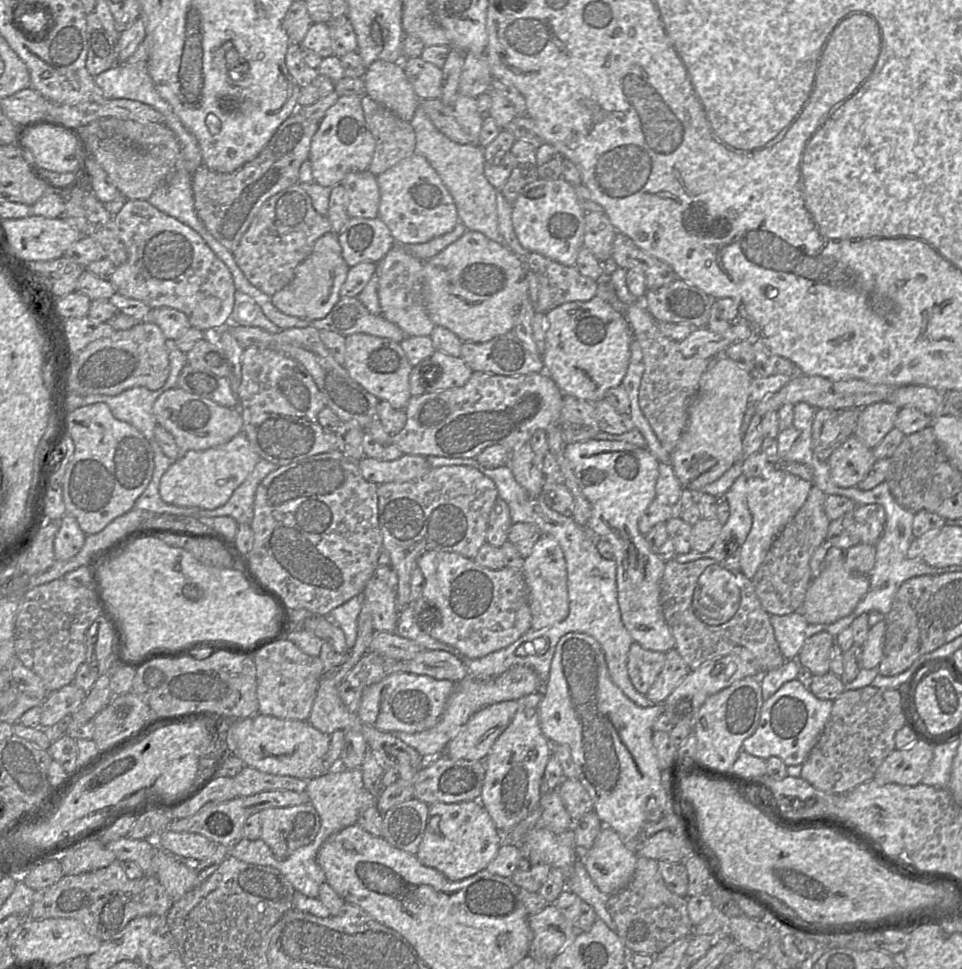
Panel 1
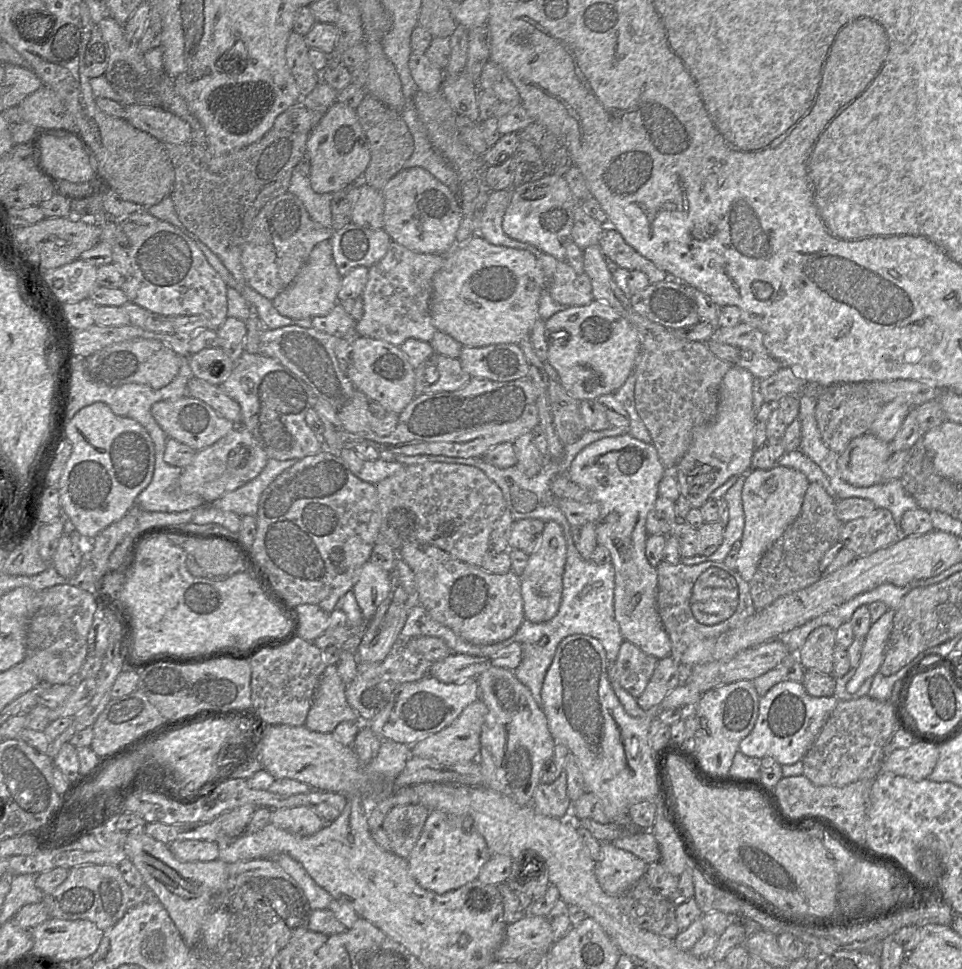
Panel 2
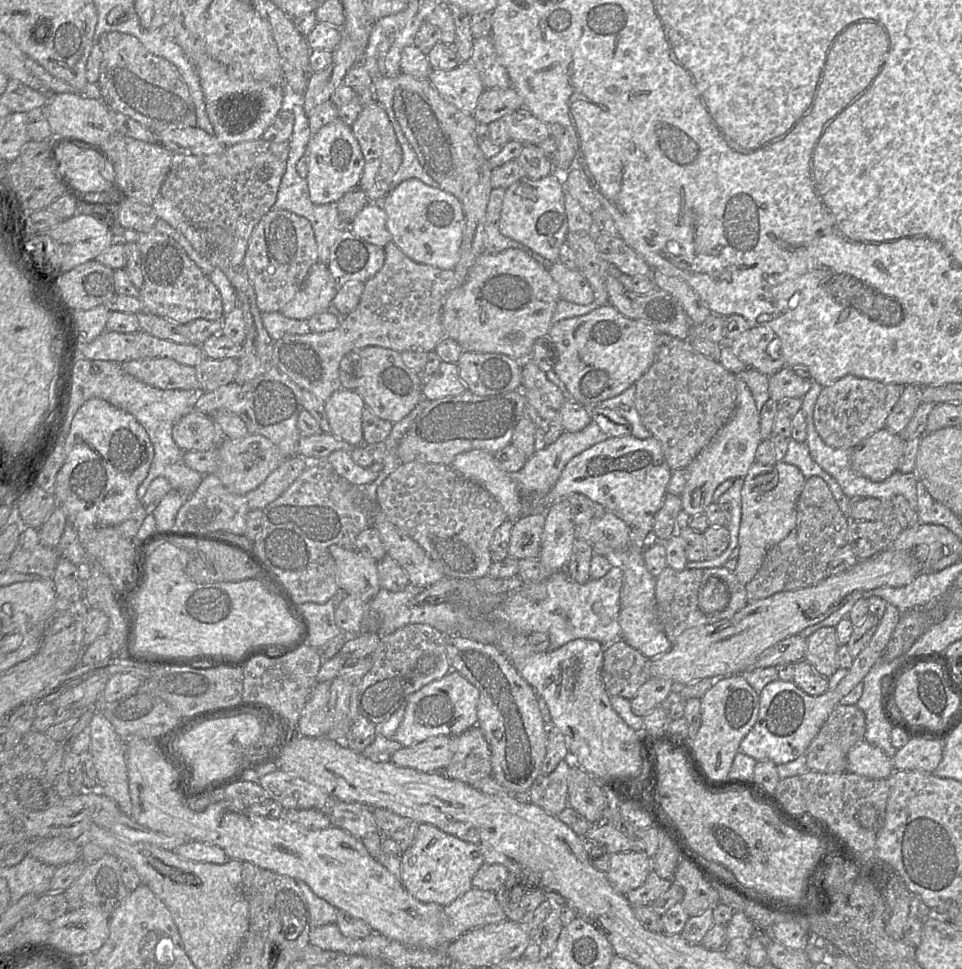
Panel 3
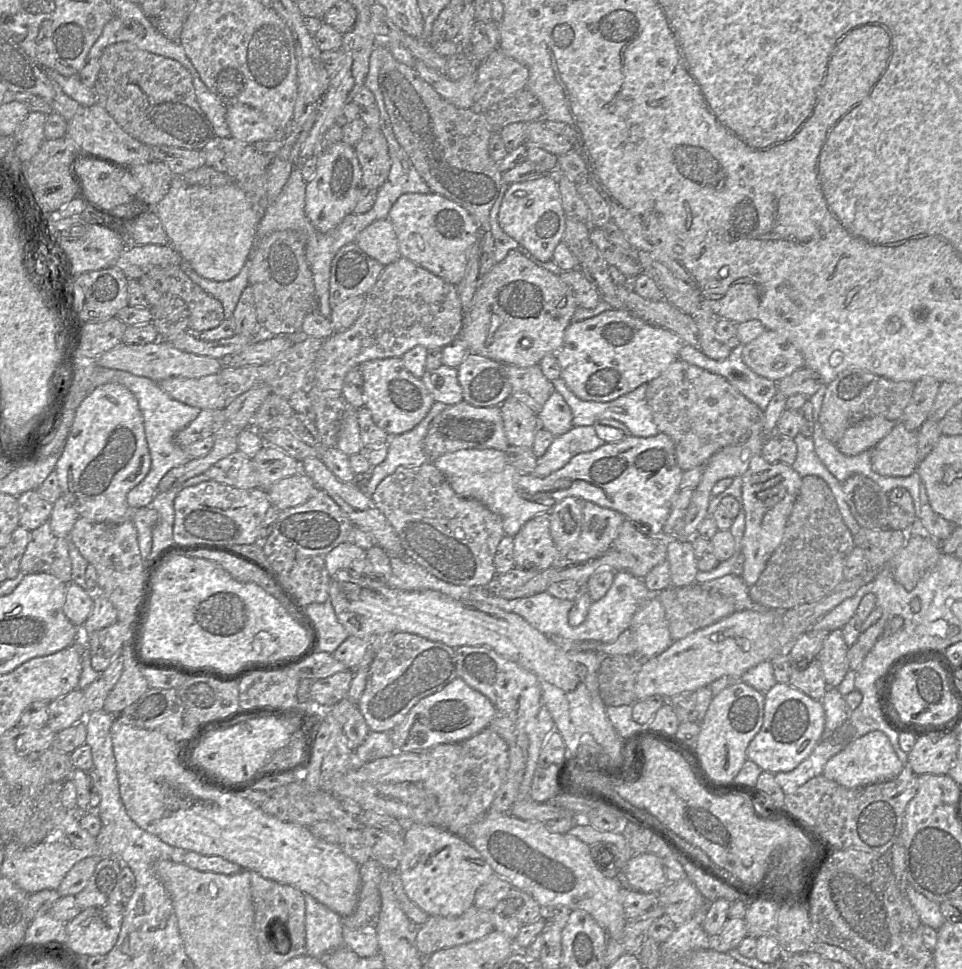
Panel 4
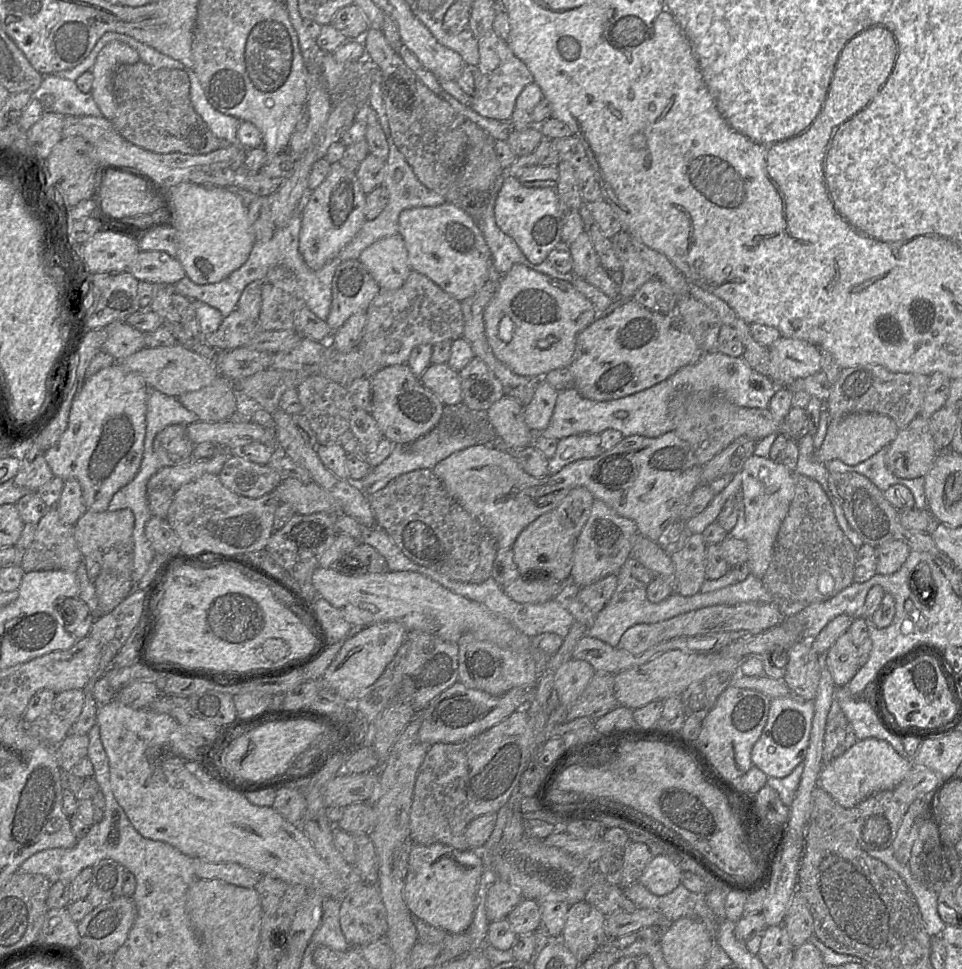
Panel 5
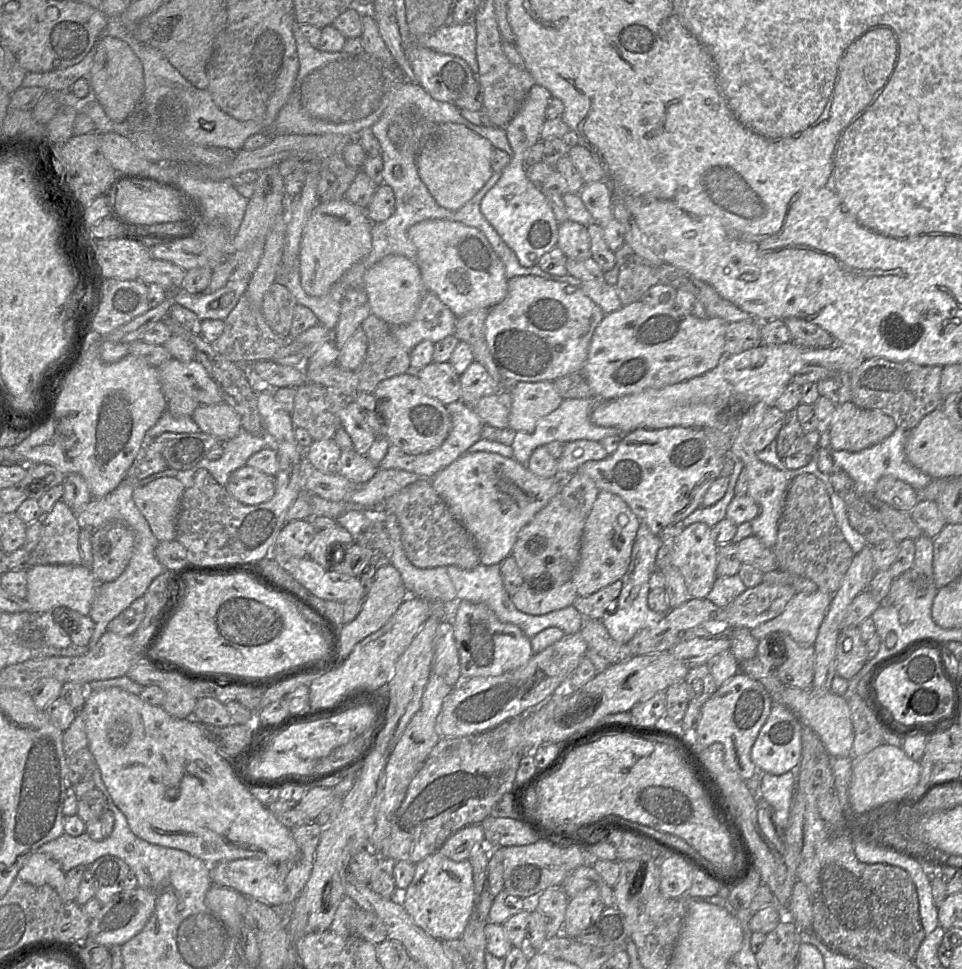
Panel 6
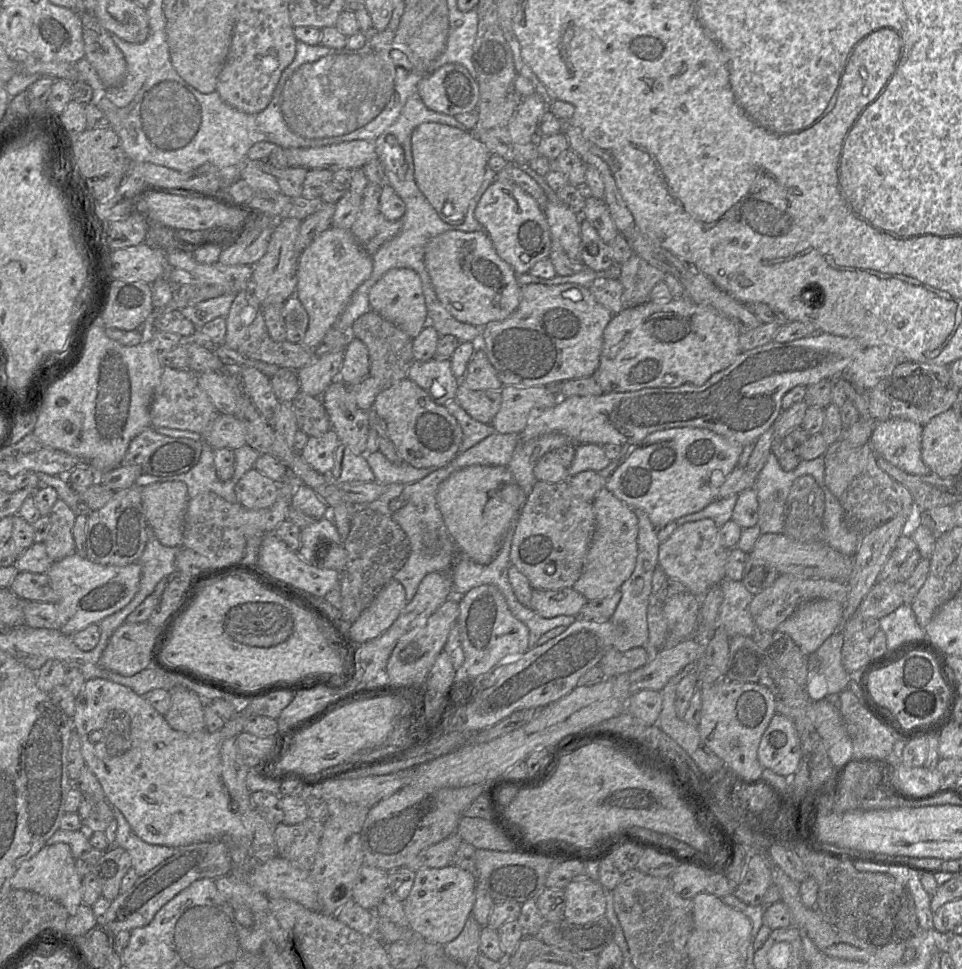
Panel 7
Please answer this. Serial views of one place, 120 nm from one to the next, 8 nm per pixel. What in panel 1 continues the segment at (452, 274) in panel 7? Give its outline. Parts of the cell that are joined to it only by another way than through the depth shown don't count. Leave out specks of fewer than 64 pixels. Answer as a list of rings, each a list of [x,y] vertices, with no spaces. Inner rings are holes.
[[[412,155],[376,176],[380,192],[378,217],[389,229],[396,244],[412,245],[430,241],[450,232],[459,222],[454,200],[441,178],[422,156]]]

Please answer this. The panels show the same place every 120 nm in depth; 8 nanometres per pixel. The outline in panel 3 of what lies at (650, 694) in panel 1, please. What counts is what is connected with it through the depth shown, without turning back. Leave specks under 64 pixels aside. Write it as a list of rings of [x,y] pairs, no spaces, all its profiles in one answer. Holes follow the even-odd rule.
[[[650,677],[630,700],[632,712],[643,718],[658,707],[674,689],[677,687],[672,680]]]

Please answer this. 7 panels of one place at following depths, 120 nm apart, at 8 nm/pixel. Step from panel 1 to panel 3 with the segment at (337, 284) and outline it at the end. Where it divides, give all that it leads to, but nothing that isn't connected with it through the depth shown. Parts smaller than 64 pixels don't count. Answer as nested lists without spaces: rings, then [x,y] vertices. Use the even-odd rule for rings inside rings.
[[[315,263],[295,297],[280,311],[285,317],[308,320],[332,304],[337,290],[326,264]]]

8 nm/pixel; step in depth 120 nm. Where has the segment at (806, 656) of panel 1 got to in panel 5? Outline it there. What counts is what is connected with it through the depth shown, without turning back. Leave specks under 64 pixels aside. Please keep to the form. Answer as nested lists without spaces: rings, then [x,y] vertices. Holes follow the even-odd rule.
[[[848,631],[826,652],[826,665],[836,687],[846,687],[859,669],[857,646]]]

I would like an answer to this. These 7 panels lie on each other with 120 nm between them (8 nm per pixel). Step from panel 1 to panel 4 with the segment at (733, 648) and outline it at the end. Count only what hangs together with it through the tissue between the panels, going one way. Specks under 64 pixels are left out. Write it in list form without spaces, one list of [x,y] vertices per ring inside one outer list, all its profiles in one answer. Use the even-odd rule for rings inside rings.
[[[698,583],[685,587],[669,586],[659,592],[658,599],[665,610],[666,620],[673,641],[680,640],[699,629],[708,627],[734,613],[731,600],[702,588]]]

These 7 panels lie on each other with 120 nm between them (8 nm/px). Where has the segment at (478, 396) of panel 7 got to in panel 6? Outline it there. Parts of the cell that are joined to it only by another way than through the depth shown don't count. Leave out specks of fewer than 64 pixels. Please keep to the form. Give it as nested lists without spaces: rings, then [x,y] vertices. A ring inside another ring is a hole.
[[[504,383],[502,390],[496,394],[482,397],[472,406],[472,409],[485,424],[505,429],[508,428],[511,405],[511,395]]]

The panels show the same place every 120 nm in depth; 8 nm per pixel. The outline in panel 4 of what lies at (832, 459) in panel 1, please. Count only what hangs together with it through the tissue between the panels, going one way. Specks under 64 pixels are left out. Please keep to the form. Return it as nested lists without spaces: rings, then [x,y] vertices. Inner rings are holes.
[[[895,423],[890,433],[872,448],[871,462],[873,471],[882,476],[907,477],[916,472],[920,463],[917,431],[909,431],[903,424]]]

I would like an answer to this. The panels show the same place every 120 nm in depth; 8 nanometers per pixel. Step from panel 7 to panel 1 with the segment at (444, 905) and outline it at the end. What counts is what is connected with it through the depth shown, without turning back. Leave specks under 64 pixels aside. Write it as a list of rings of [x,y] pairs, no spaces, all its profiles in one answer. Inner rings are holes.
[[[479,801],[438,802],[429,805],[427,824],[415,855],[422,865],[436,869],[451,881],[461,881],[485,869],[502,843],[503,834]]]

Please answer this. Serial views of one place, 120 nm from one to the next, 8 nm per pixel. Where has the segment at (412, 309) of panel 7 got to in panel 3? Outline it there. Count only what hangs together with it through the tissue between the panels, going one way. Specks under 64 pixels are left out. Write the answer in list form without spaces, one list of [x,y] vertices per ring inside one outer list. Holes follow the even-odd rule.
[[[368,202],[353,218],[350,228],[367,242],[384,248],[392,241],[386,221],[381,202]]]

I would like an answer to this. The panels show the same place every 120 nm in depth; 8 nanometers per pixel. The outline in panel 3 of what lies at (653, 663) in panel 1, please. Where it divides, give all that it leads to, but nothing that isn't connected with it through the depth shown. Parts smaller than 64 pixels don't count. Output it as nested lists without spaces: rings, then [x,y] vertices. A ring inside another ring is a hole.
[[[621,637],[604,649],[602,681],[610,696],[631,700],[639,688],[650,678],[650,659],[629,646]]]

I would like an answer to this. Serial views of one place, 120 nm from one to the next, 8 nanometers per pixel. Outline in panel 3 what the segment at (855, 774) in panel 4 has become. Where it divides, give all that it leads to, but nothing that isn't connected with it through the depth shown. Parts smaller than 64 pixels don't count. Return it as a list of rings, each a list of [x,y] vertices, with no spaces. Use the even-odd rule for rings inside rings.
[[[866,740],[855,744],[846,756],[846,772],[869,779],[887,779],[895,771],[892,759]]]

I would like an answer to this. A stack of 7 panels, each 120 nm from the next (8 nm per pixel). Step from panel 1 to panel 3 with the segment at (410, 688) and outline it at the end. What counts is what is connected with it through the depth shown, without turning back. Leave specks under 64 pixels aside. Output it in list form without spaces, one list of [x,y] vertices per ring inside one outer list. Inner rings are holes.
[[[451,670],[441,679],[432,681],[412,693],[391,717],[376,725],[377,733],[399,742],[403,747],[436,736],[457,736],[477,725],[479,691],[459,672]]]

